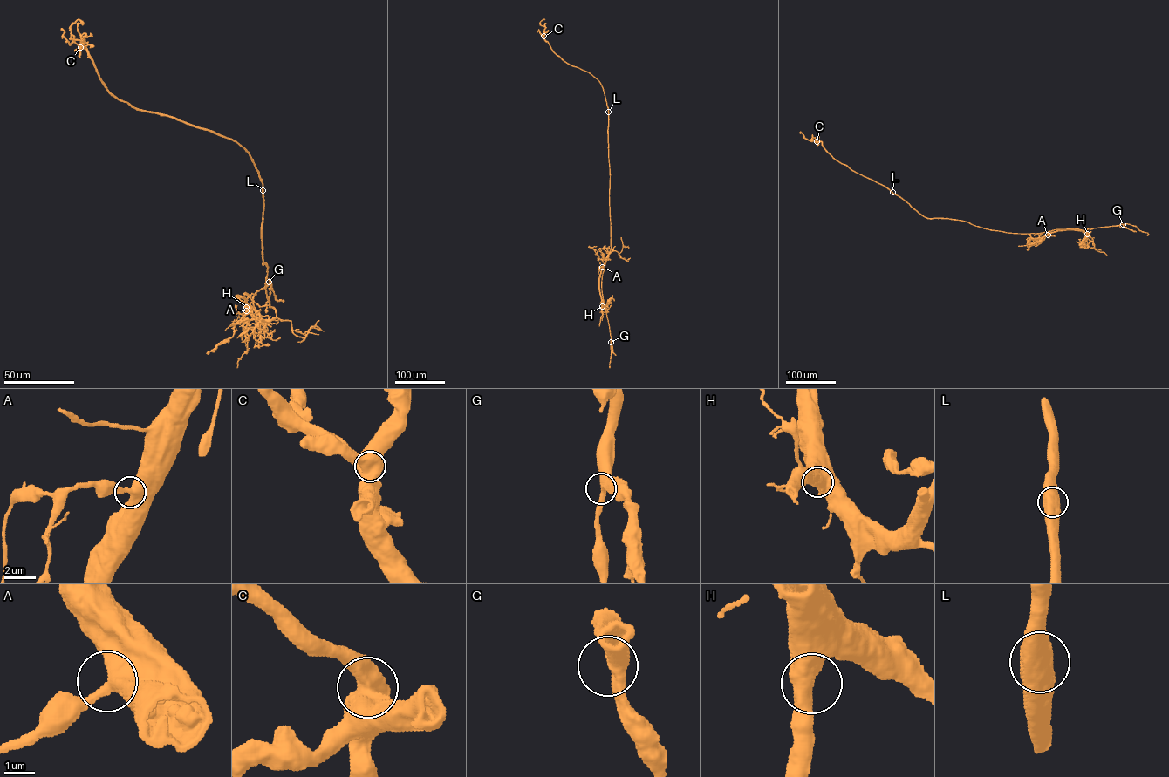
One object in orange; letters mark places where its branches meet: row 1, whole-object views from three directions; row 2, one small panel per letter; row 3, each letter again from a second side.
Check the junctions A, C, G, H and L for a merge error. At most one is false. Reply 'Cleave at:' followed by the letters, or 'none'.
Cleave at: none

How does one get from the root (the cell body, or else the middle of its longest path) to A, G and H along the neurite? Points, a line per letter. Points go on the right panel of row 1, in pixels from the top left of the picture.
A: (946, 219), (961, 220), (990, 229), (1028, 234), (1034, 238), (1048, 235)
G: (946, 219), (1018, 234), (1123, 224)
H: (946, 219), (961, 220), (990, 229), (1028, 234), (1034, 238), (1063, 230), (1082, 230), (1087, 234)

